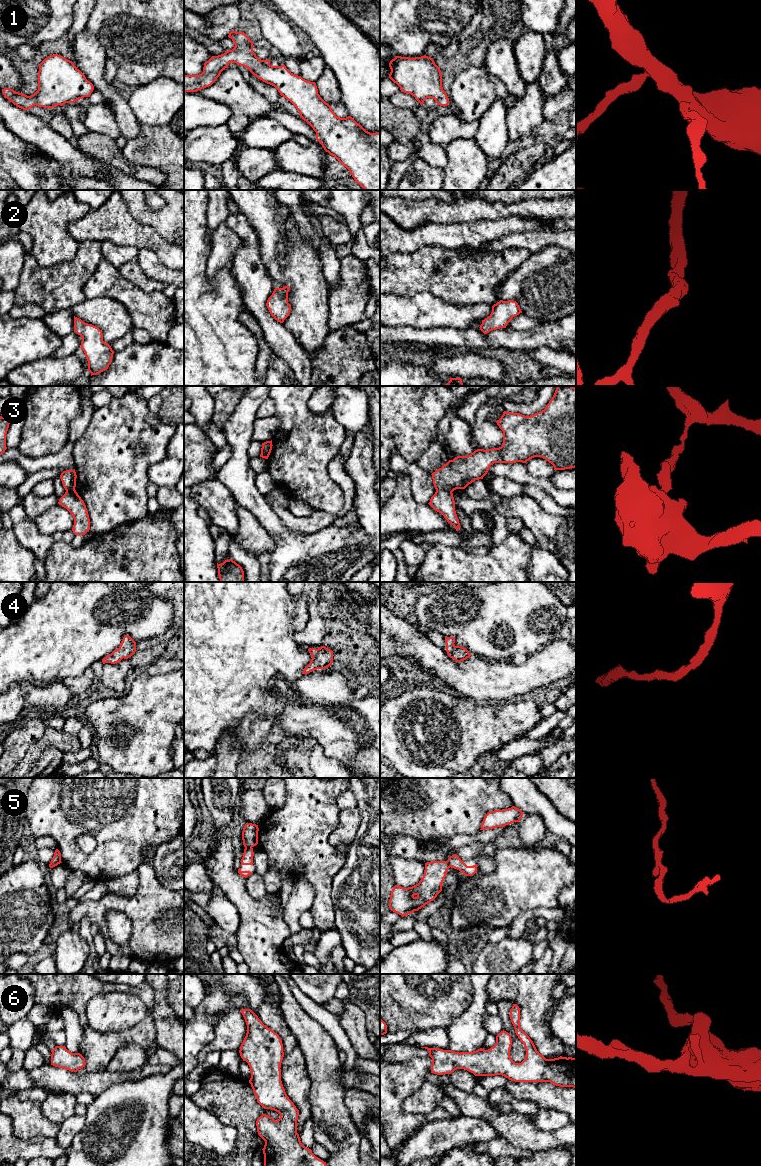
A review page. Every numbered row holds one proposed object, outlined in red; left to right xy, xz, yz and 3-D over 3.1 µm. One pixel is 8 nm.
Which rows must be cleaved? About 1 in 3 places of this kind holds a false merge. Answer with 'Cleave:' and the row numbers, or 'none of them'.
Cleave: 3, 5

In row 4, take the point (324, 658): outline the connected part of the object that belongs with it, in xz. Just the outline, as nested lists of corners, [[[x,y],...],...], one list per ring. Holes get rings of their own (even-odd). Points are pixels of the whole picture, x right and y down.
[[[321,646],[320,648],[309,648],[309,653],[312,656],[310,663],[304,668],[302,674],[308,674],[317,669],[325,669],[331,666],[333,662],[333,651]]]

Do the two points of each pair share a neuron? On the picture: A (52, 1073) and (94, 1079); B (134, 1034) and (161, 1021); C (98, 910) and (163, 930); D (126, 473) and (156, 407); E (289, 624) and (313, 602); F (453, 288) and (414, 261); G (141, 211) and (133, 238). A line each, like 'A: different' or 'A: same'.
A: same
B: different
C: same
D: different
E: different
F: same
G: different

